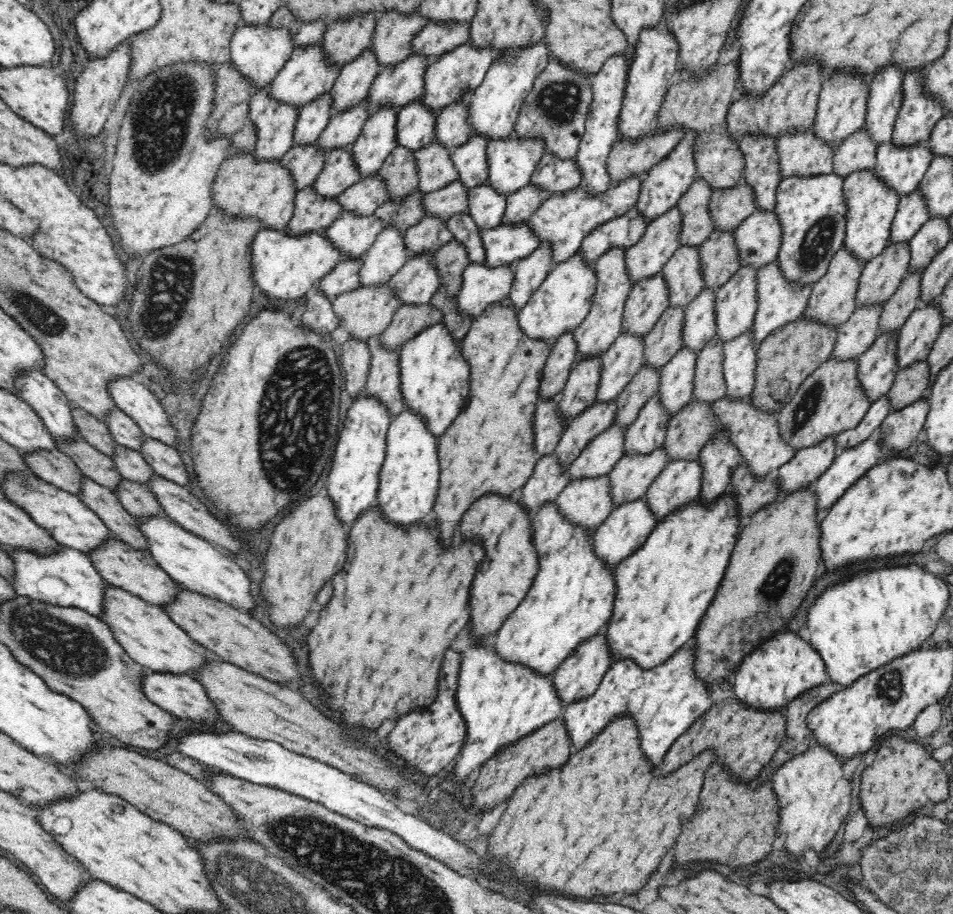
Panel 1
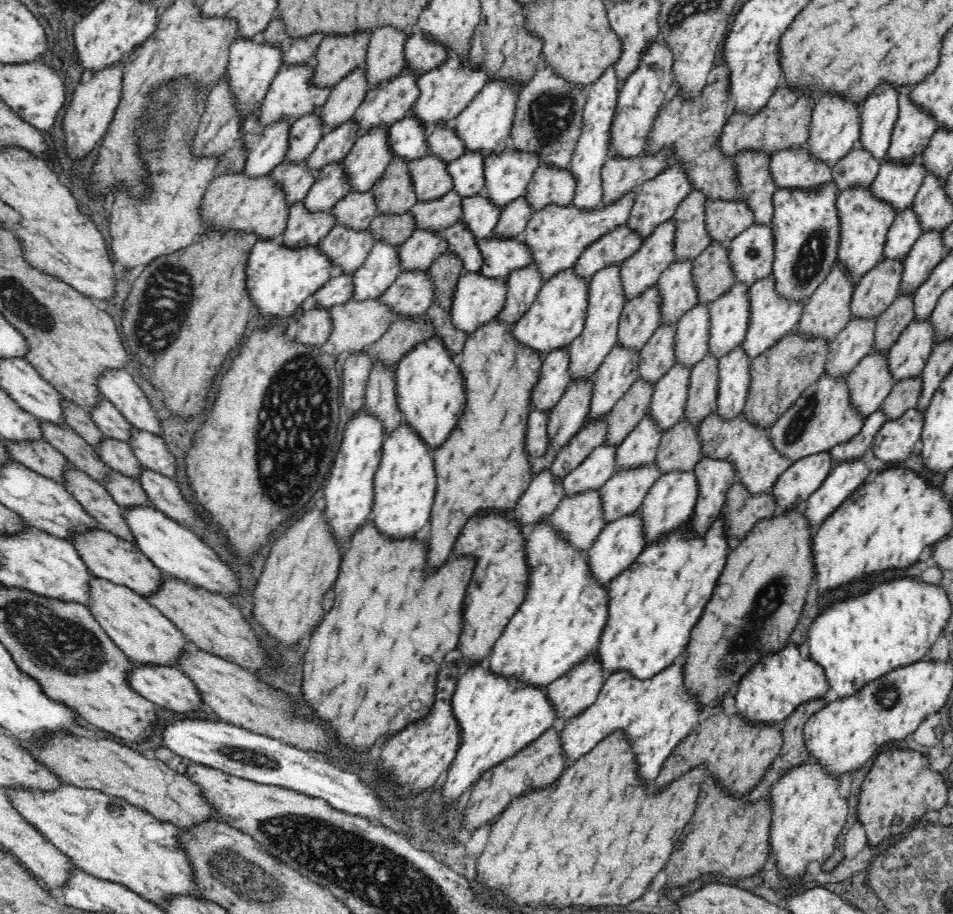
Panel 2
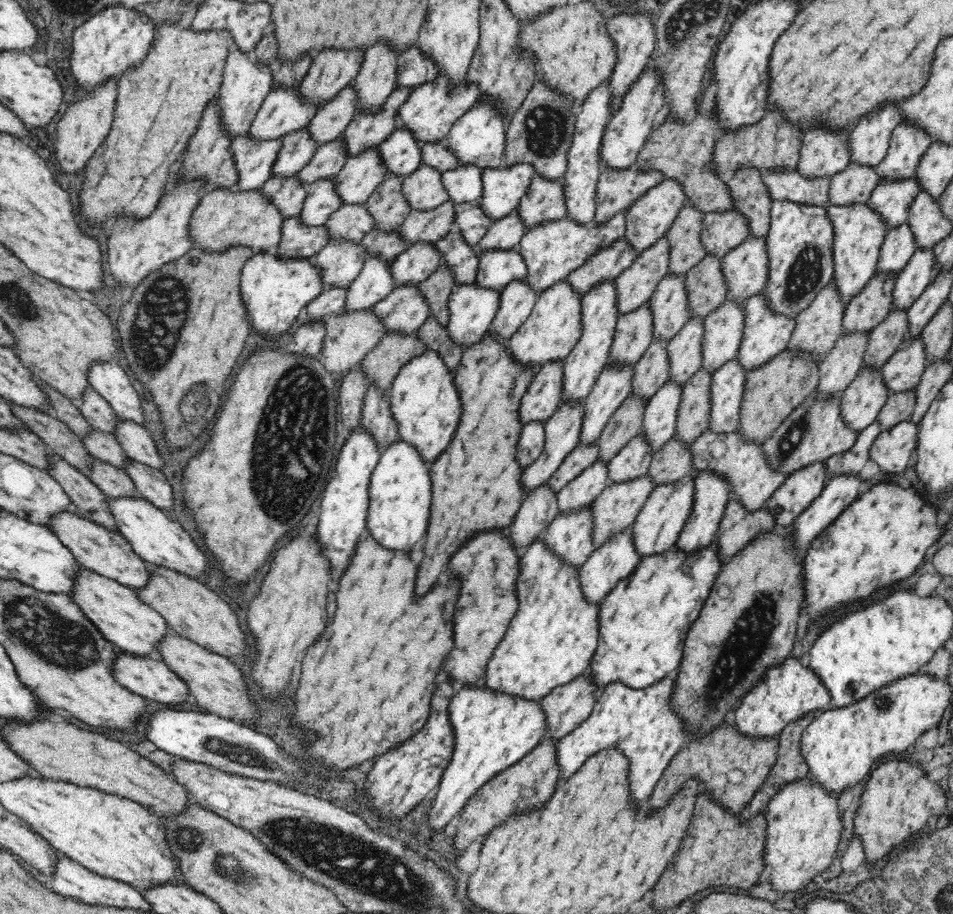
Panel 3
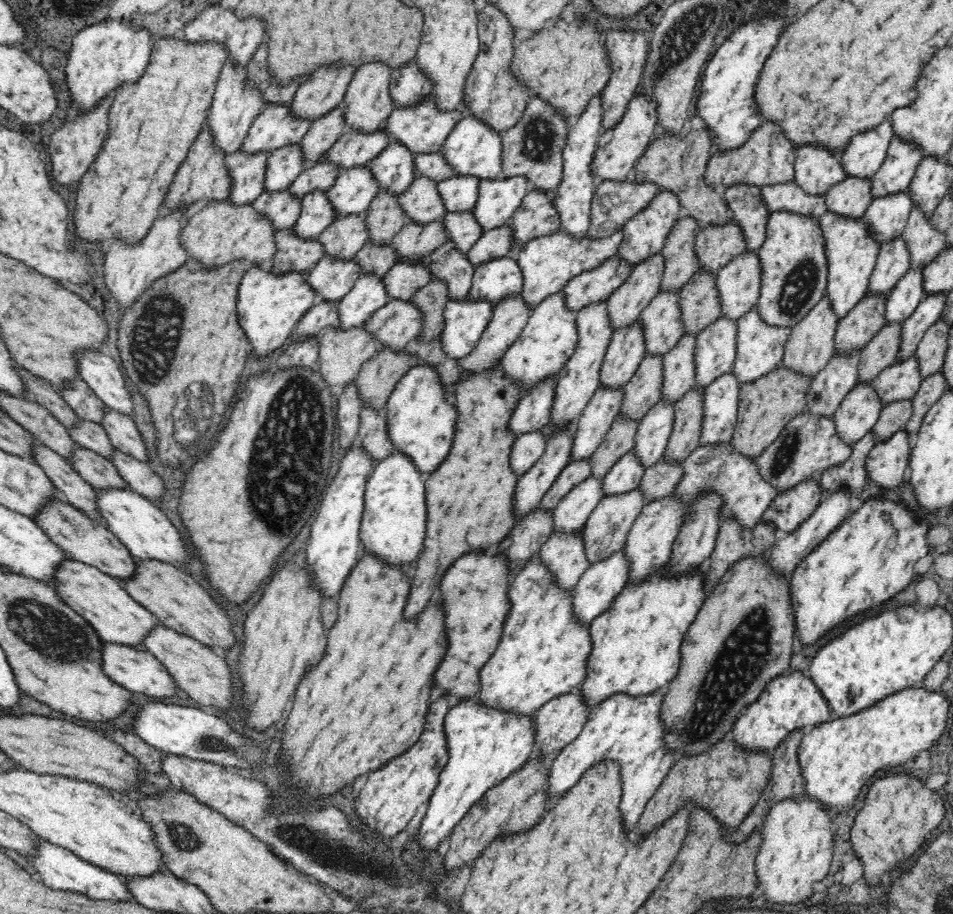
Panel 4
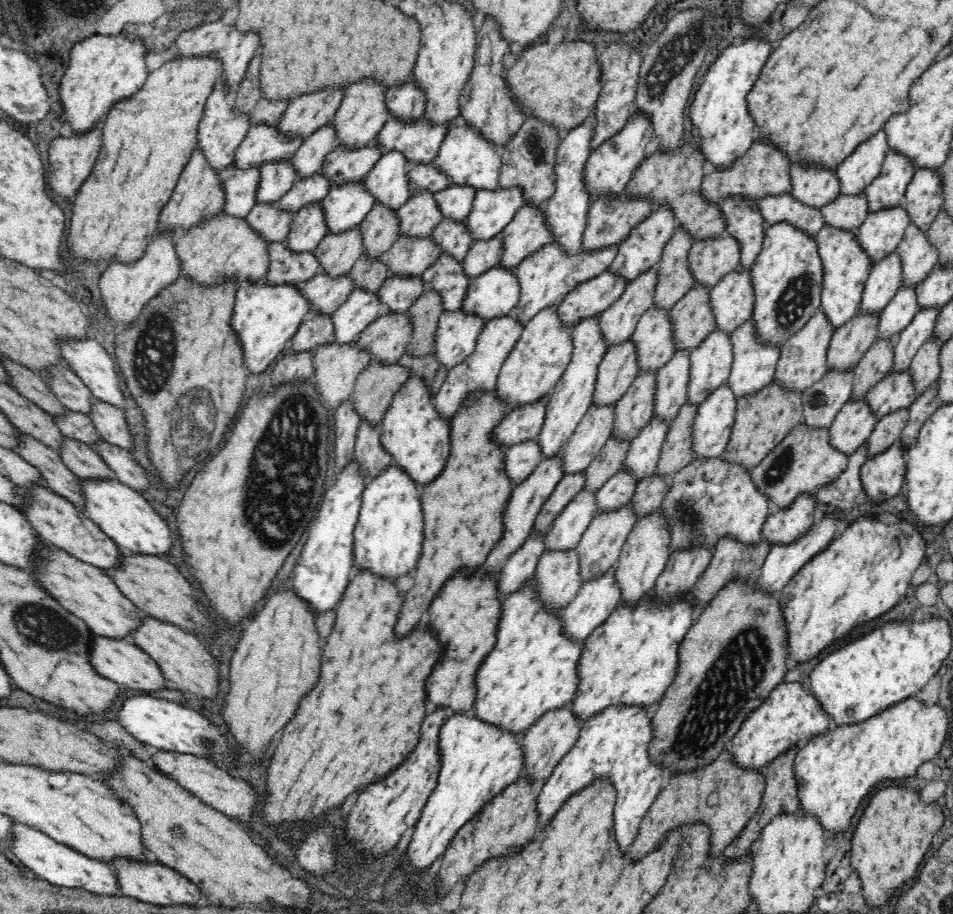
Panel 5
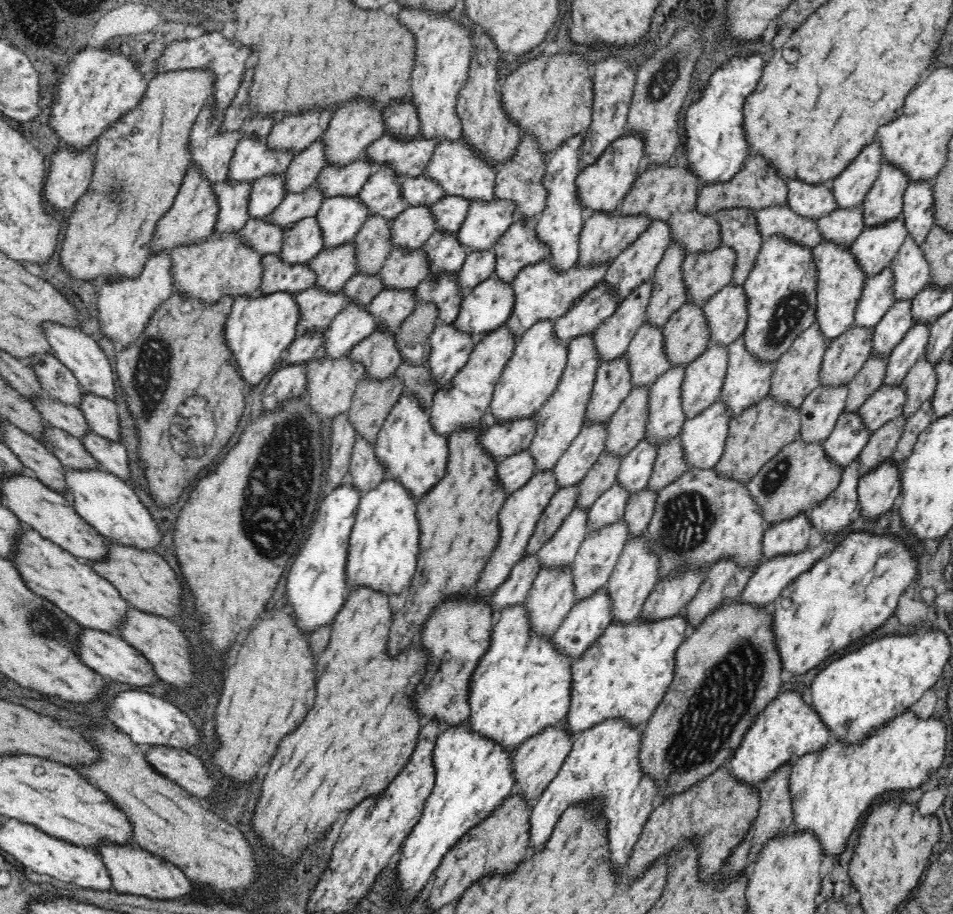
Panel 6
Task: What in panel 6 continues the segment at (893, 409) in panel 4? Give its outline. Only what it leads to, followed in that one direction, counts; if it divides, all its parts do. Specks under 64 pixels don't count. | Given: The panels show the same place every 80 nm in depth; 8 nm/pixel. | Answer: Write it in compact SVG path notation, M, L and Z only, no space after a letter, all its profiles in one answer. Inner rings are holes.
M900 415L870 435L869 441L857 458L860 463L858 470L860 477L890 460L902 436L906 421L904 415Z

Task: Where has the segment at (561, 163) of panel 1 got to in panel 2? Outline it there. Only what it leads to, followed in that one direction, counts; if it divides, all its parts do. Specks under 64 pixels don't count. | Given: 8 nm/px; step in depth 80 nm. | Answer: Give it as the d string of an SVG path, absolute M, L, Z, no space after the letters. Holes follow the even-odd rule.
M541 166L533 175L524 199L530 205L532 214L540 212L548 205L567 207L572 203L576 181L568 169L557 170Z

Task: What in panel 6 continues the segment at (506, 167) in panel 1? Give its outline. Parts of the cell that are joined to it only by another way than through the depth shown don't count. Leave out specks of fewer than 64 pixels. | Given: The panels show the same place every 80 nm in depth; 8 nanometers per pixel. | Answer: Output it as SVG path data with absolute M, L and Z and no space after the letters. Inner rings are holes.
M494 198L490 202L471 202L456 234L460 245L468 254L492 249L514 222L514 208L512 201Z

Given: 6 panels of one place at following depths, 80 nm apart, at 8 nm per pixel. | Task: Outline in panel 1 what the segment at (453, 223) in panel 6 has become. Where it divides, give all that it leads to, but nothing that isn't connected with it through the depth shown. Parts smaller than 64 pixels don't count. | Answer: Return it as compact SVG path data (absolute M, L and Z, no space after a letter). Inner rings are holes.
M478 135L471 136L465 145L451 152L452 165L459 175L458 181L466 190L487 184L489 169L486 152L486 139Z

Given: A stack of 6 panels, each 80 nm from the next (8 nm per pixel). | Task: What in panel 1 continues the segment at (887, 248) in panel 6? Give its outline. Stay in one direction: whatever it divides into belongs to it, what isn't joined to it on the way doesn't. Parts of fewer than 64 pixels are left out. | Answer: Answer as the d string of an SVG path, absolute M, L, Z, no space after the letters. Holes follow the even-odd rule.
M890 142L877 148L875 176L900 199L919 188L920 181L933 162L926 144L896 147Z

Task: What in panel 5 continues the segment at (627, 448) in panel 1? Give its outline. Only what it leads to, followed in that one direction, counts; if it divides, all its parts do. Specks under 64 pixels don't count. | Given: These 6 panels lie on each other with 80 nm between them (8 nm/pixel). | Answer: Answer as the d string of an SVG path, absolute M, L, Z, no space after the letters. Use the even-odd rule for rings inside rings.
M621 468L595 495L597 514L618 512L628 505L634 496L636 481L632 475Z

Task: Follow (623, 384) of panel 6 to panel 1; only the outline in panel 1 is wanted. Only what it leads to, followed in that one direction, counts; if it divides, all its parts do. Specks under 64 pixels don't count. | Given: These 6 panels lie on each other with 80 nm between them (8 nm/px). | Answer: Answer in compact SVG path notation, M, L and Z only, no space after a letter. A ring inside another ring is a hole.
M660 273L638 281L631 288L625 304L622 333L644 340L668 308L668 287Z

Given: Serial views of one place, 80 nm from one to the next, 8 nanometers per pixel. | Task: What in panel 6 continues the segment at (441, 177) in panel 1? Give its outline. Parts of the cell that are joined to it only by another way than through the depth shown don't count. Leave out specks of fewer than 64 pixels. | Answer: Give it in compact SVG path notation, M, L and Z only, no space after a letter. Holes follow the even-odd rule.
M408 207L393 221L390 228L392 248L418 250L435 233L434 215L430 207Z

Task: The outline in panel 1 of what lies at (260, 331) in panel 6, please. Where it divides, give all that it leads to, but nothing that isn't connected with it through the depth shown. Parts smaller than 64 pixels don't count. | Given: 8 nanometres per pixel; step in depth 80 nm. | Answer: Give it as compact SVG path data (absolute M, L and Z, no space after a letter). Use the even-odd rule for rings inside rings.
M261 229L251 244L252 278L258 292L267 300L292 302L305 296L315 285L334 270L341 261L336 247L326 239L324 233L310 233L303 237L292 237L288 233L274 229Z

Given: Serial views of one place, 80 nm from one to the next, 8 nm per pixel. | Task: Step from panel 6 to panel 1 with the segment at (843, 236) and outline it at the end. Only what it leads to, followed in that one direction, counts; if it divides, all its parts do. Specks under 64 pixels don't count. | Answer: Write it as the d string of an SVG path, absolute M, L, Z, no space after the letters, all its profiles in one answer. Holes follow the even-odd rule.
M862 128L849 136L838 148L833 158L833 174L846 180L856 172L875 172L877 148L868 131Z

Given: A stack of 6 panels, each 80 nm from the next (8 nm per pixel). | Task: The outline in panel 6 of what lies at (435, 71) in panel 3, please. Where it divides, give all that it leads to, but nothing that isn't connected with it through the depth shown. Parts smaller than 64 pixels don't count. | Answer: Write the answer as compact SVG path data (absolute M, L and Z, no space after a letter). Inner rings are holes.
M408 100L402 104L391 104L384 110L386 110L382 115L384 135L406 141L413 141L419 136L420 121L414 102Z

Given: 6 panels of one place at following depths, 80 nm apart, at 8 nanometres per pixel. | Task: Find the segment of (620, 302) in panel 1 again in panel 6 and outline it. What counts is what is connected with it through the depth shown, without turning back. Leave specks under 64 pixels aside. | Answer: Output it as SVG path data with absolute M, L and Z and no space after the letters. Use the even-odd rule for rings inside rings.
M590 335L572 339L567 347L566 368L562 372L556 390L538 411L534 438L527 448L532 459L534 459L534 475L540 471L552 471L560 457L581 432L584 412L592 394L597 368L599 367L598 355L596 355L596 349L594 349L594 339Z

